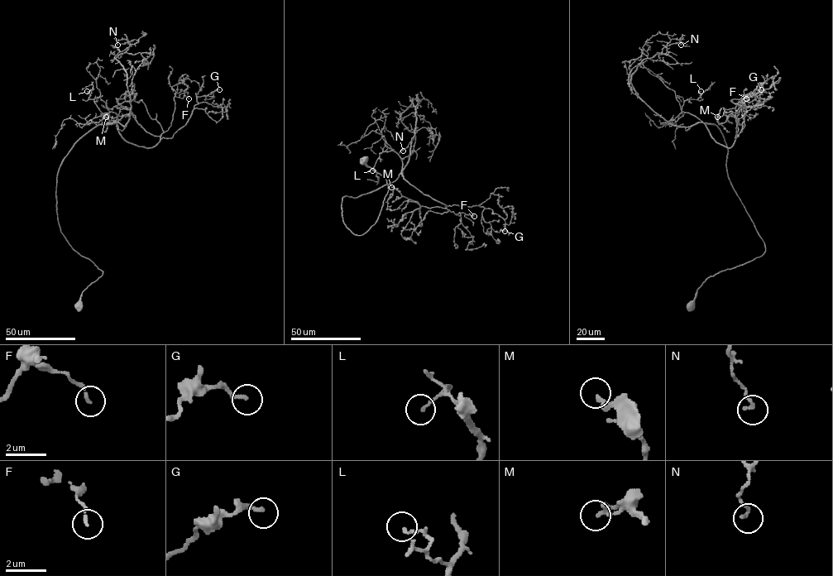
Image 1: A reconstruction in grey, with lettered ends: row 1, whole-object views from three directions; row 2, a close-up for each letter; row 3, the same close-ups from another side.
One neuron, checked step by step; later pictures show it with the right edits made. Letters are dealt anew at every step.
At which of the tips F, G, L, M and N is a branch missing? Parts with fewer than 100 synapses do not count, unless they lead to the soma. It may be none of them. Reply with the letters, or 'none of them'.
none of them

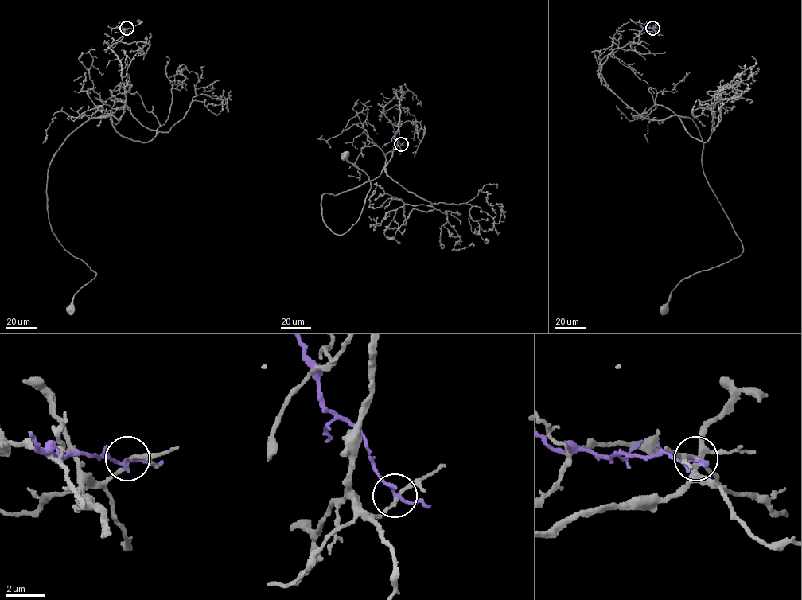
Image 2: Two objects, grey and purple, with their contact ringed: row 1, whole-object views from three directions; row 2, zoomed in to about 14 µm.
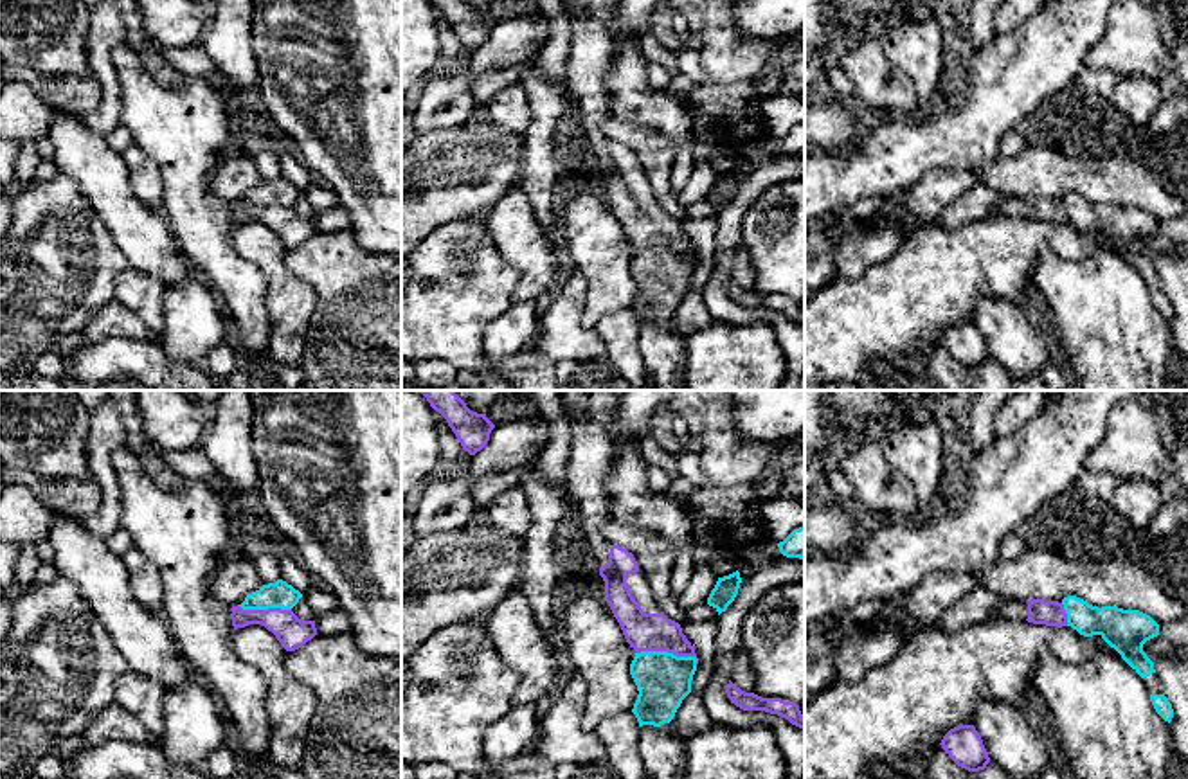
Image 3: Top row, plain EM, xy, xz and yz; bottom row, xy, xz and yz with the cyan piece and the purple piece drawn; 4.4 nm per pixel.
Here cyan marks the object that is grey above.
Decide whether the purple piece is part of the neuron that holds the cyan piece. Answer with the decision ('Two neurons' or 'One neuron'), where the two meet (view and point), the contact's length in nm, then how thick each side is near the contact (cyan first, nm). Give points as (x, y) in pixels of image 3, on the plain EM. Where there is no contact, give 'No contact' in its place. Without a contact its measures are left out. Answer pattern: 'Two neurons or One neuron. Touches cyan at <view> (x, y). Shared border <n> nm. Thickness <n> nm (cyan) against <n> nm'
Two neurons. Touches cyan at xz (666, 249). Shared border 280 nm. Thickness 240 nm (cyan) against 180 nm

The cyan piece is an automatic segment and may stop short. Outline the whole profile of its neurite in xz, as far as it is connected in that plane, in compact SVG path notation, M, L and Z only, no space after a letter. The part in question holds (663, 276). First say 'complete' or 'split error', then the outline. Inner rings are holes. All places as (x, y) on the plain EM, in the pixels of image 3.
complete; M668 248L635 250L630 272L637 282L632 309L639 324L670 320L682 297L691 290L697 254L677 254Z

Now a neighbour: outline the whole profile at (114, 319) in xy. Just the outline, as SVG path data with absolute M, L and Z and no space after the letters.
M115 297L99 308L94 320L81 331L83 344L79 347L90 347L106 338L133 338L133 340L155 340L151 327L128 306Z

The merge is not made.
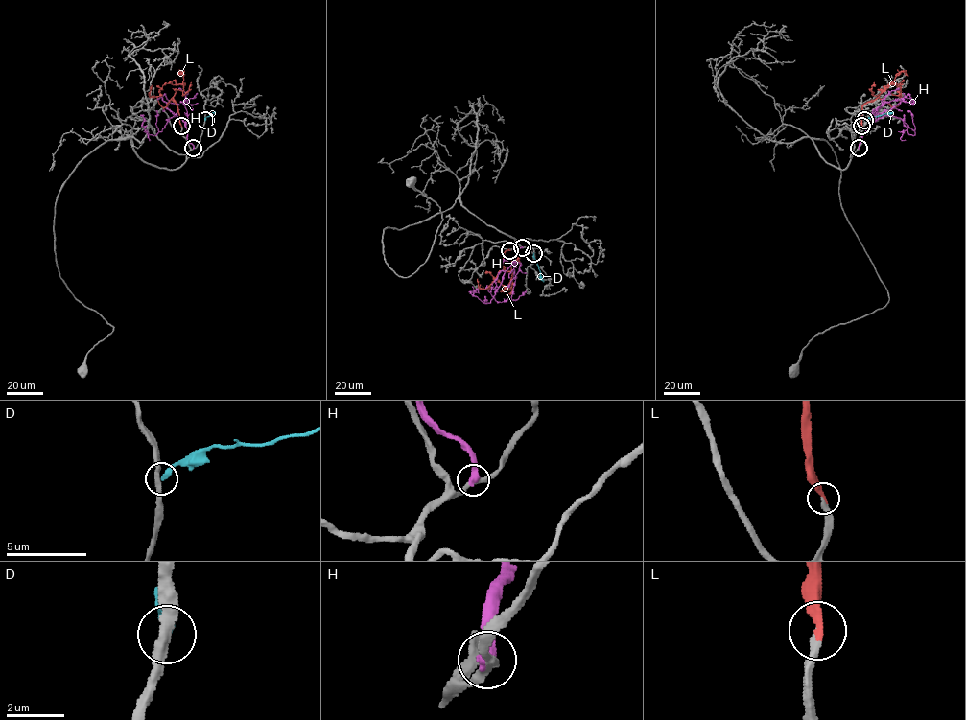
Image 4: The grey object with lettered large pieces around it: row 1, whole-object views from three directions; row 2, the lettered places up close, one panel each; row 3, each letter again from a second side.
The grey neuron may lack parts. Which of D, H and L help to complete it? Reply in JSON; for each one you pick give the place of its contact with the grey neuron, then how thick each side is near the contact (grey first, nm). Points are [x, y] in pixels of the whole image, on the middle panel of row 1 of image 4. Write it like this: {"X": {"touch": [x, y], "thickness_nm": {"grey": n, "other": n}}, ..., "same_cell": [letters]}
{"L": {"touch": [509, 250], "thickness_nm": {"grey": 260, "other": 320}}, "same_cell": ["L"]}

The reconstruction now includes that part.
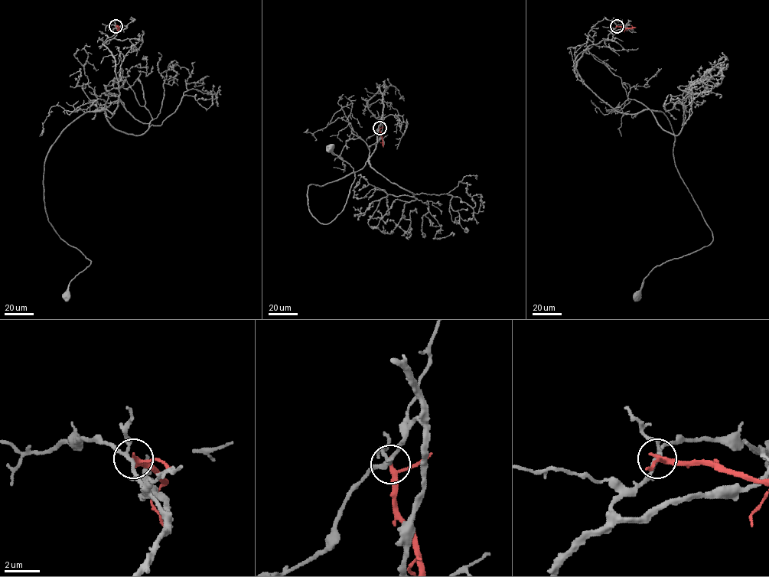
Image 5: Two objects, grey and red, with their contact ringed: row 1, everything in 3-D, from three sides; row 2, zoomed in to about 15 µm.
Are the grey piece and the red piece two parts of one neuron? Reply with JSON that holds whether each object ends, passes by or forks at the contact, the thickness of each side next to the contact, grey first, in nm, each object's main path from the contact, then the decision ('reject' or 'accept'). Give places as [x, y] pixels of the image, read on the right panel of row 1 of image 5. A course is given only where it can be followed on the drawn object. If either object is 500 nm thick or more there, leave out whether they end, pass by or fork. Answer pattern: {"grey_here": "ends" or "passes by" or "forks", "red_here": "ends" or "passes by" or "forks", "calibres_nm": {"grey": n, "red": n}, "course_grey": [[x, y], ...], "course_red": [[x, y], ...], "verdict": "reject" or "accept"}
{"grey_here": "forks", "red_here": "passes by", "calibres_nm": {"grey": 200, "red": 240}, "course_grey": [[616, 26], [586, 49], [579, 77], [620, 112], [666, 115], [675, 167], [713, 238], [656, 265], [639, 295]], "course_red": [[616, 26], [631, 27], [631, 25]], "verdict": "reject"}

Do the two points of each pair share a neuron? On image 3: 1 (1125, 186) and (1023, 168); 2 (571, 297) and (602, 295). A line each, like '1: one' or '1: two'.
1: one
2: two

